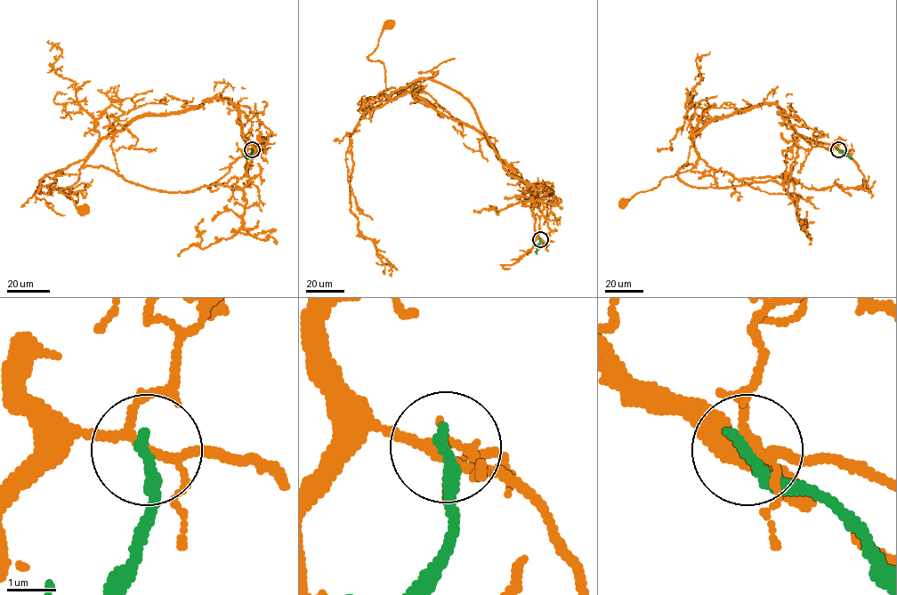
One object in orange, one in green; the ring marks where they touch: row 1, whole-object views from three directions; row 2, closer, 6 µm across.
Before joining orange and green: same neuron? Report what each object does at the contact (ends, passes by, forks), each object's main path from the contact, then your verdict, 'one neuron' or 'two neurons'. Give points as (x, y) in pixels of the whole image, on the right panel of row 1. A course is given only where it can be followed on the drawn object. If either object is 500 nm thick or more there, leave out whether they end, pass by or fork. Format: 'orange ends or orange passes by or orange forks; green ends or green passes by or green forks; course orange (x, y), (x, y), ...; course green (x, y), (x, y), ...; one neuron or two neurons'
orange forks; green ends; course orange (837, 149), (802, 137), (775, 104), (758, 104), (712, 119), (691, 136), (694, 167), (663, 178), (625, 204); course green (837, 149), (852, 157); two neurons

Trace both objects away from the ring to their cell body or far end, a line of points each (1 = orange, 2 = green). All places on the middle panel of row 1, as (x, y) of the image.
1: (539, 238), (528, 186), (480, 132), (413, 92), (385, 95), (383, 64), (367, 57), (389, 26)
2: (539, 238), (536, 253)

